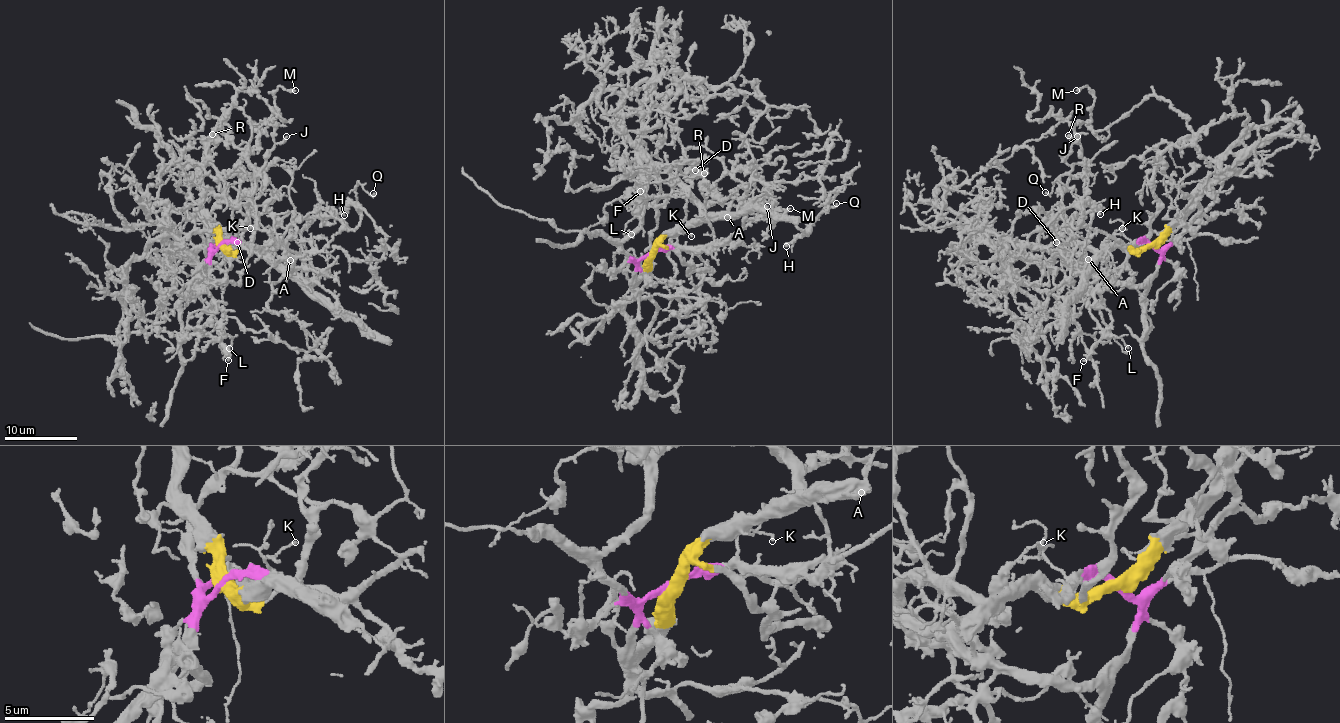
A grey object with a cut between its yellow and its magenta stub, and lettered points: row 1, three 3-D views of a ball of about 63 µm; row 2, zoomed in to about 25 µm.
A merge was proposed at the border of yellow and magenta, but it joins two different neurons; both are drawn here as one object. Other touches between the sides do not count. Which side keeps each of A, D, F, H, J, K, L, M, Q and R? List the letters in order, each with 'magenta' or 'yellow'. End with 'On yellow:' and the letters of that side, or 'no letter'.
A: yellow
D: yellow
F: magenta
H: magenta
J: yellow
K: magenta
L: magenta
M: yellow
Q: magenta
R: yellow
On yellow: A, D, J, M, R

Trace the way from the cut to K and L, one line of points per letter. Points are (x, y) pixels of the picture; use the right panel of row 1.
K: (1151, 245), (1132, 241), (1122, 234), (1122, 228)
L: (1151, 245), (1160, 263), (1148, 280), (1139, 285), (1102, 281), (1095, 294), (1109, 312), (1109, 332), (1129, 348)

